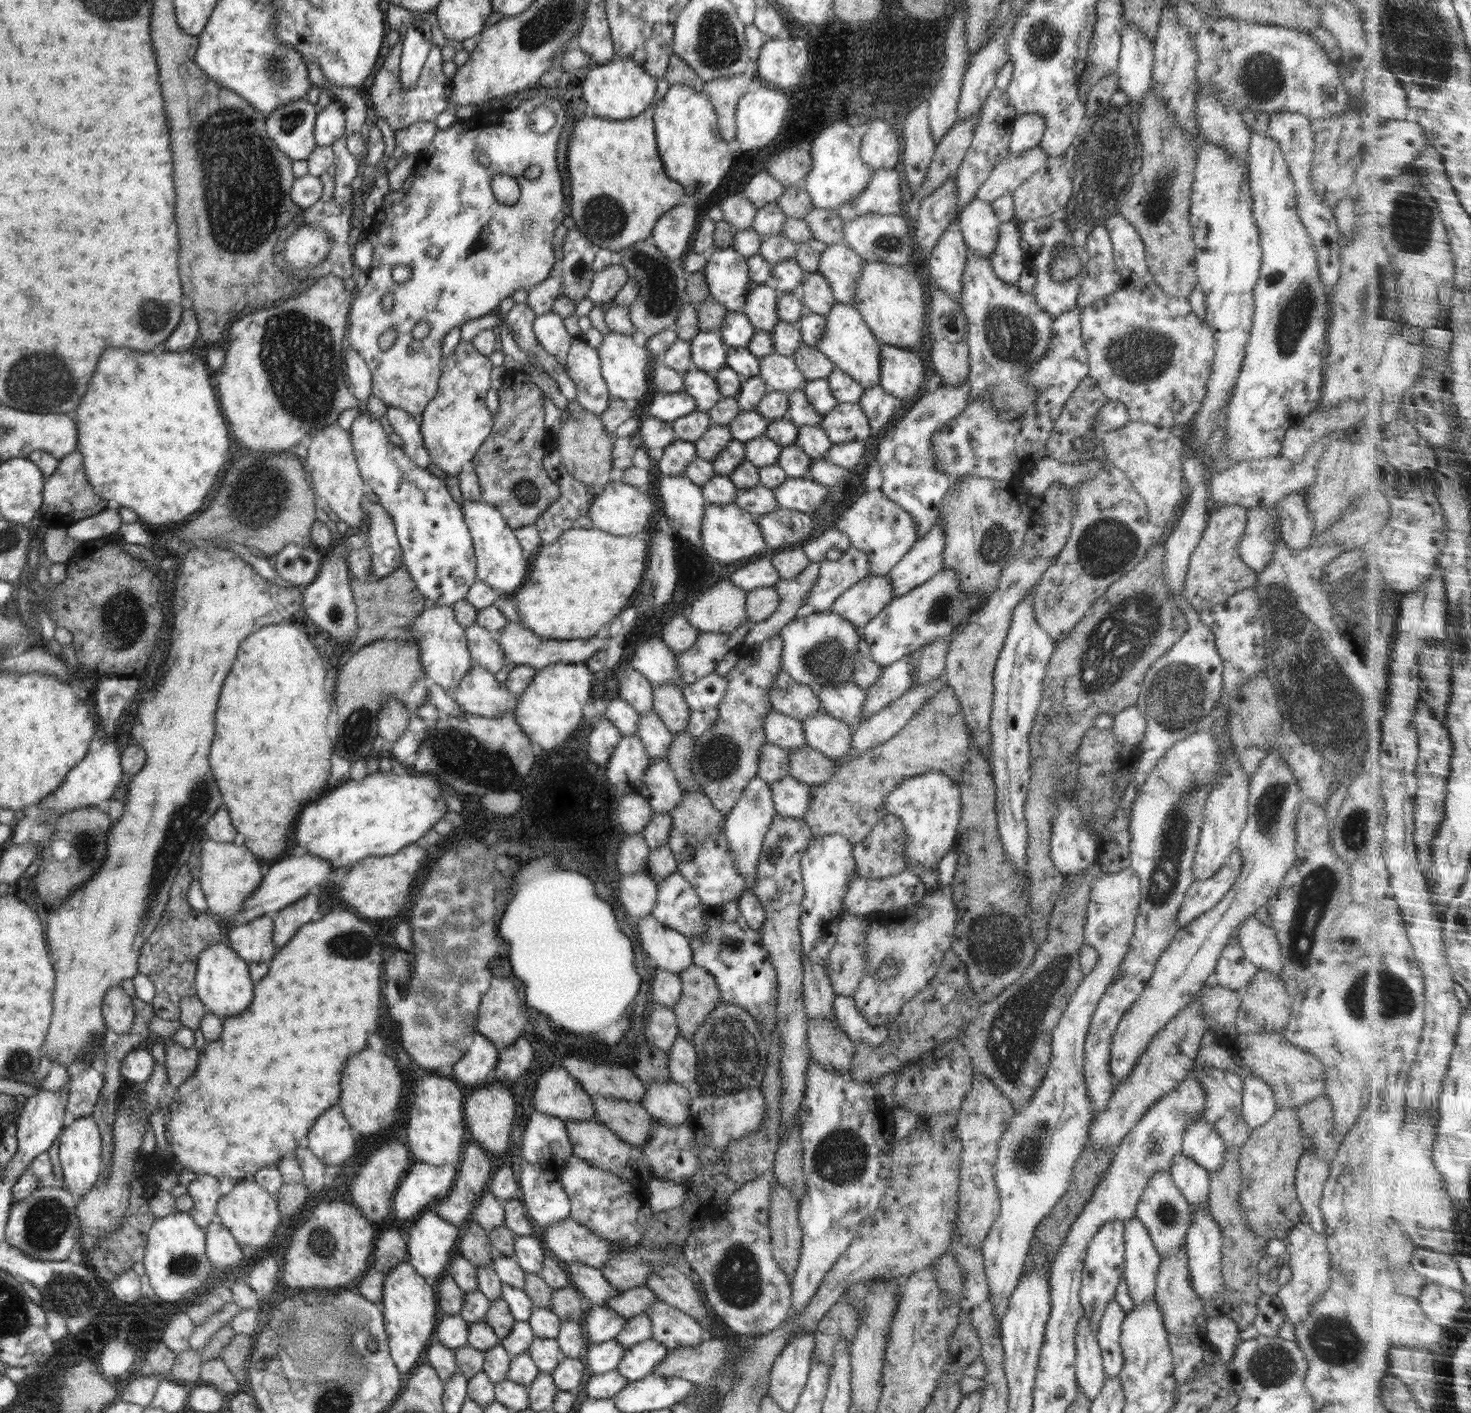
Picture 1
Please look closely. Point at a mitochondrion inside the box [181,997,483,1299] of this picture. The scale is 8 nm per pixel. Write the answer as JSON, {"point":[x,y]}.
{"point":[320,1242]}

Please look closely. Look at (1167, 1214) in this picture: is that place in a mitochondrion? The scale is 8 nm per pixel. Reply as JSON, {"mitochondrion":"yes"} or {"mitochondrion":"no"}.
{"mitochondrion":"yes"}

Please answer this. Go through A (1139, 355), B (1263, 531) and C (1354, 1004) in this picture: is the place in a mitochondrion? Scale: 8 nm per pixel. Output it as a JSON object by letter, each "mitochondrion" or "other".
{"A":"mitochondrion","B":"mitochondrion","C":"mitochondrion"}

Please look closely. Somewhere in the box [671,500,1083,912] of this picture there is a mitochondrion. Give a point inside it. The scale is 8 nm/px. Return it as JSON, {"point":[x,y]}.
{"point":[719,756]}

